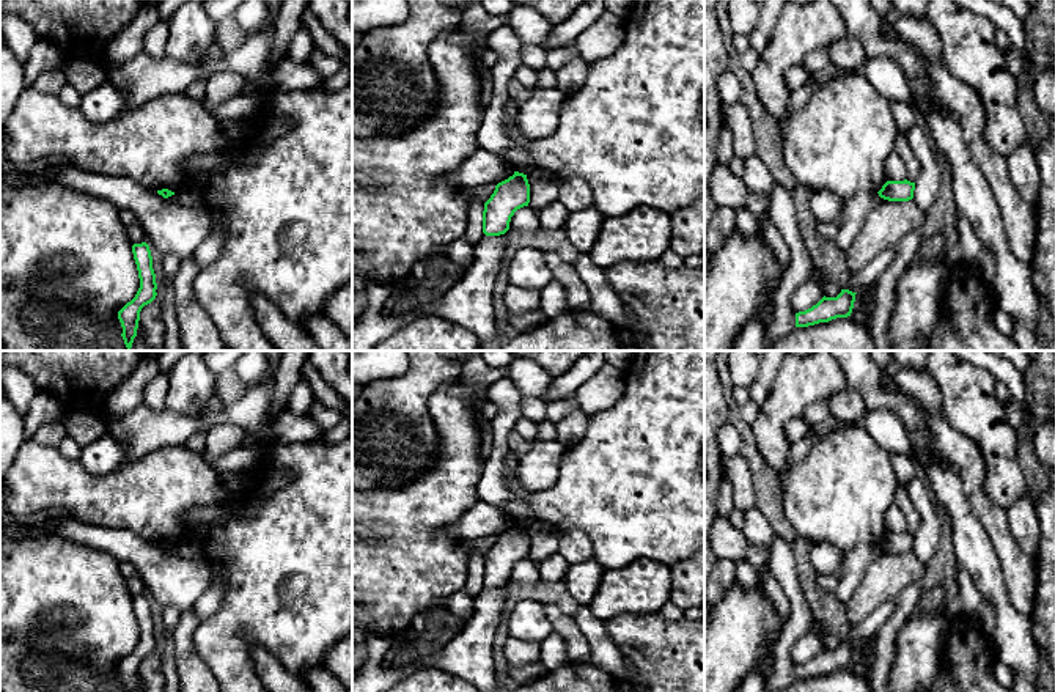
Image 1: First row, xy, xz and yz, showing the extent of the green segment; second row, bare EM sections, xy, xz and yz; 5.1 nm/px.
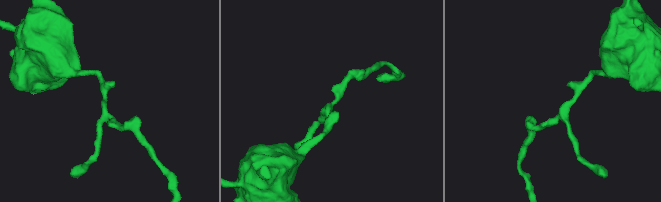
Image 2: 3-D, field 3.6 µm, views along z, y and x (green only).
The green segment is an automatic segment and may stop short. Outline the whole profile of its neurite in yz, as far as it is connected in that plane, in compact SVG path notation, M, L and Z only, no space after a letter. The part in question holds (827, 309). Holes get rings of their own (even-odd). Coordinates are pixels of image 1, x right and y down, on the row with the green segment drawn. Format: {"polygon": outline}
{"polygon": "M841 289L836 297L822 297L816 305L805 311L796 313L796 327L808 327L819 322L829 322L836 318L847 318L852 313L855 294Z"}

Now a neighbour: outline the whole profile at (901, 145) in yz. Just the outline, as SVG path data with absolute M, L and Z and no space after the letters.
M901 132L895 140L895 153L904 160L904 165L907 168L907 181L915 182L920 173L920 162L912 151L906 135Z

